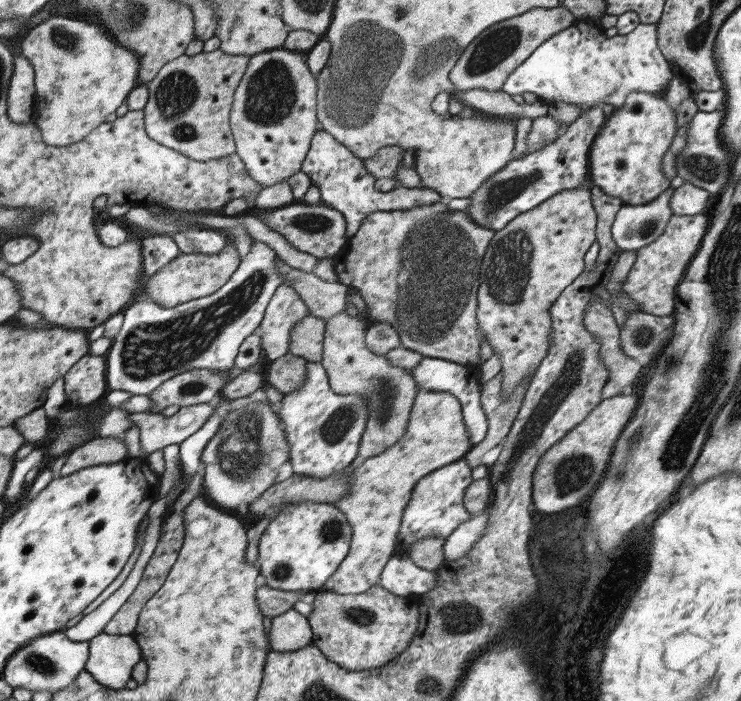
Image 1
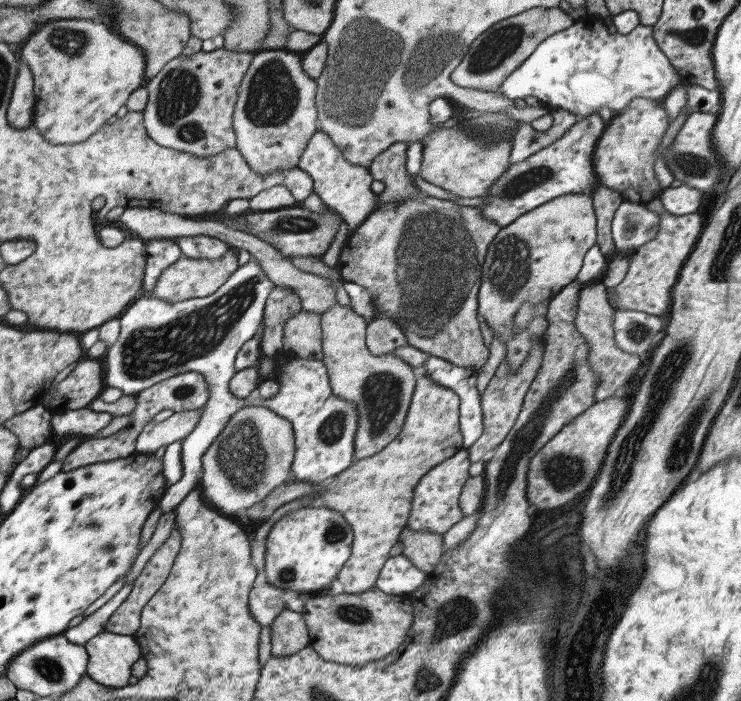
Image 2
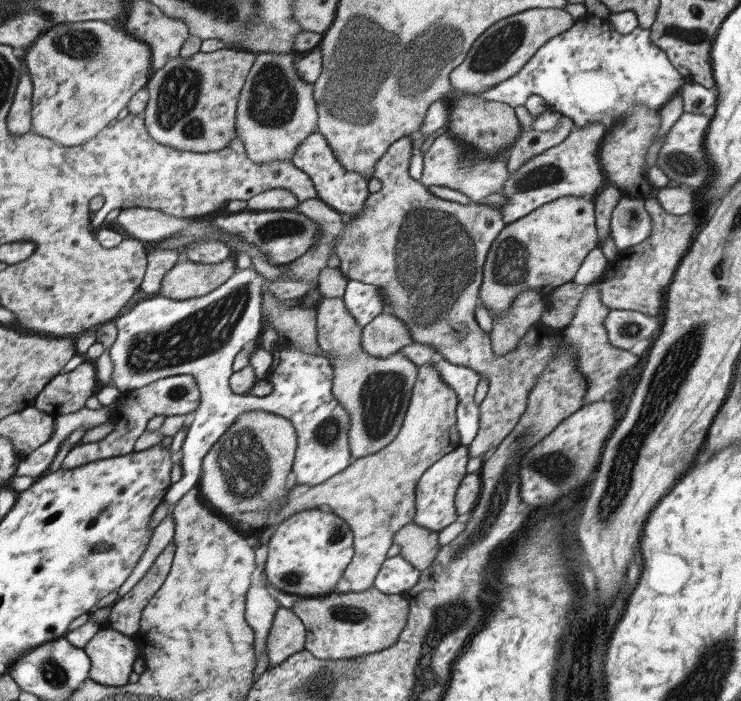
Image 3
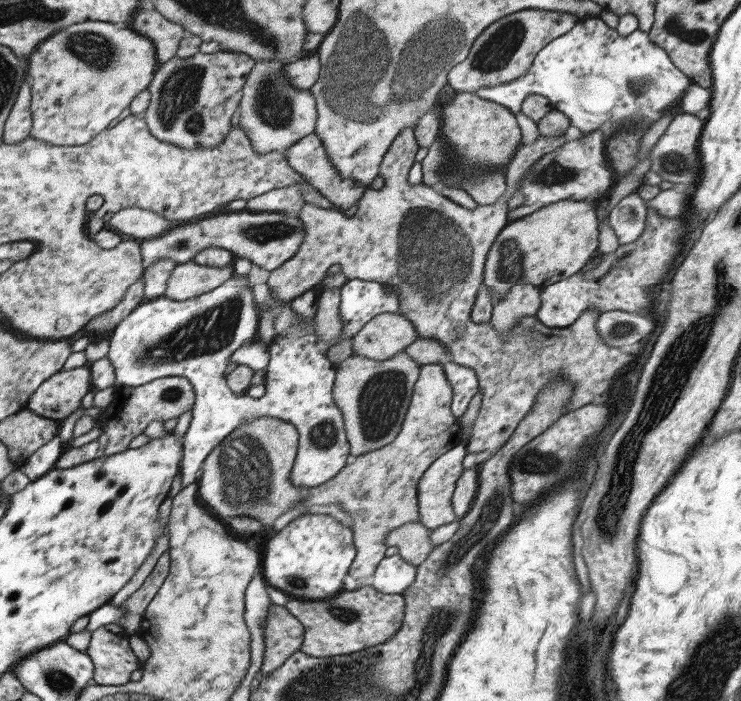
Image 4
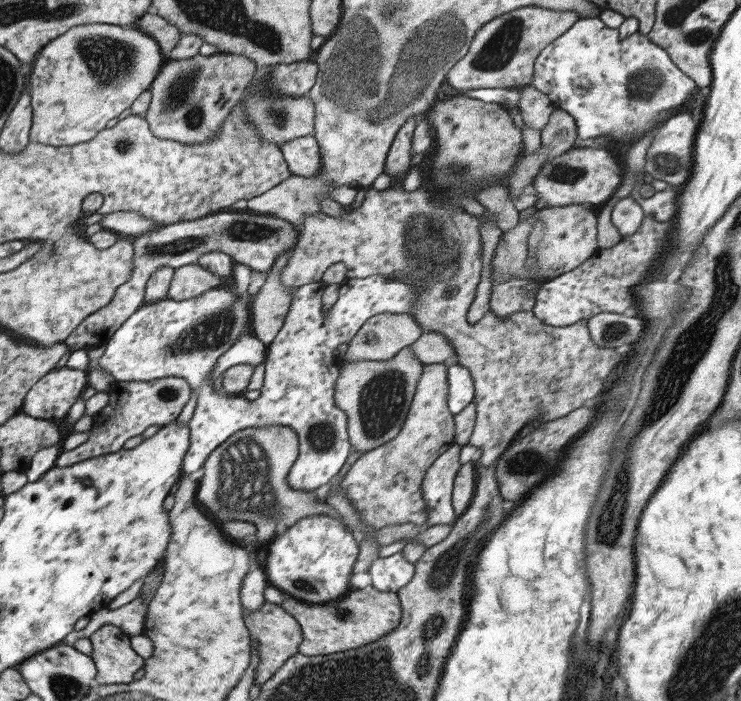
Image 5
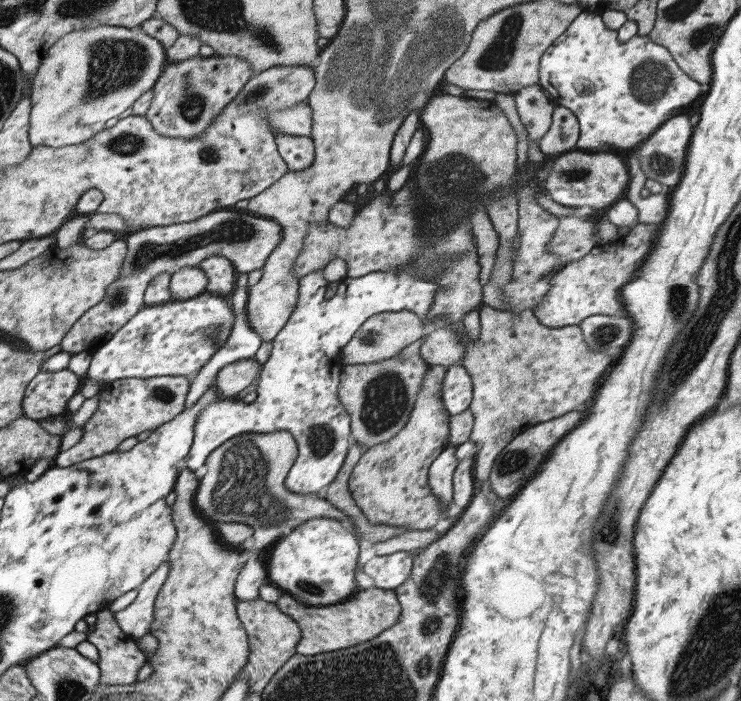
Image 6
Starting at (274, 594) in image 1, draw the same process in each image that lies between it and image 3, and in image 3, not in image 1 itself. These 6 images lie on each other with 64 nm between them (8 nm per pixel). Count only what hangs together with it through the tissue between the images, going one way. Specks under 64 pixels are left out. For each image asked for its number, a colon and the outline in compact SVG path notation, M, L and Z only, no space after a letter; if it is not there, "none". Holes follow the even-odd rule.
2: M269 584L251 588L247 606L249 606L249 614L255 618L255 622L261 628L271 626L277 614L287 608L283 596L285 596L283 590L277 590L275 586L269 586Z
3: M259 582L251 584L245 594L245 620L253 630L253 650L255 650L255 662L259 660L261 652L265 650L267 634L275 616L275 610L279 608L279 602L269 594L269 586L261 586Z

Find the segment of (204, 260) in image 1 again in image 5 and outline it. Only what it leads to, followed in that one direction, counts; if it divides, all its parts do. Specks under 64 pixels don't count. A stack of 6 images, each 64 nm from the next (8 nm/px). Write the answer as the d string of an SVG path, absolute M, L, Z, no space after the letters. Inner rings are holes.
M197 264L175 268L173 280L167 290L167 300L177 300L177 302L183 300L185 302L185 300L197 298L207 290L219 288L219 284L223 284L223 280L225 278L219 278Z

